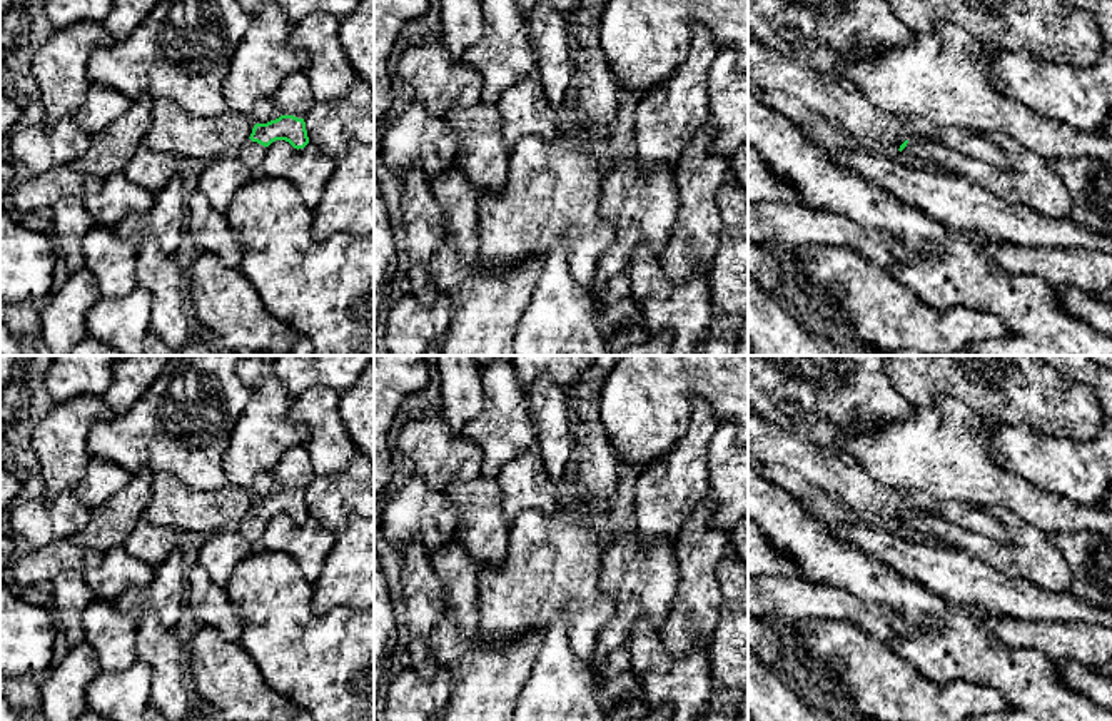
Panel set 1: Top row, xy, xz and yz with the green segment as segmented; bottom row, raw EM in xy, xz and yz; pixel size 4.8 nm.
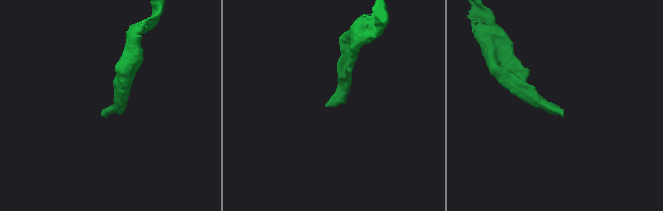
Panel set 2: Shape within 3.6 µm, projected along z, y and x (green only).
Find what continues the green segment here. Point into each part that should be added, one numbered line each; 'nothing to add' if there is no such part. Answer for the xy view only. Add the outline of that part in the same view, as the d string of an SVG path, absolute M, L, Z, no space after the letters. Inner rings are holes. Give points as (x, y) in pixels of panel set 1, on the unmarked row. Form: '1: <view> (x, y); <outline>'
1: xy (294, 471); M306 444L287 449L272 472L282 489L306 492L316 477Z

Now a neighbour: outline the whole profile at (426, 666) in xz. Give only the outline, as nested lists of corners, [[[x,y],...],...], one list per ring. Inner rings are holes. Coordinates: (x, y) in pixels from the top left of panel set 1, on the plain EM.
[[[416,537],[402,556],[401,594],[406,604],[406,626],[414,643],[414,668],[422,679],[439,669],[427,653],[427,638],[446,609],[444,592],[422,542]]]

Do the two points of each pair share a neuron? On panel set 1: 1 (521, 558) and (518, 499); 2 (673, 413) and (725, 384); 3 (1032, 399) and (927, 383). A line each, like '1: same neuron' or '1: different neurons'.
1: different neurons
2: same neuron
3: same neuron

